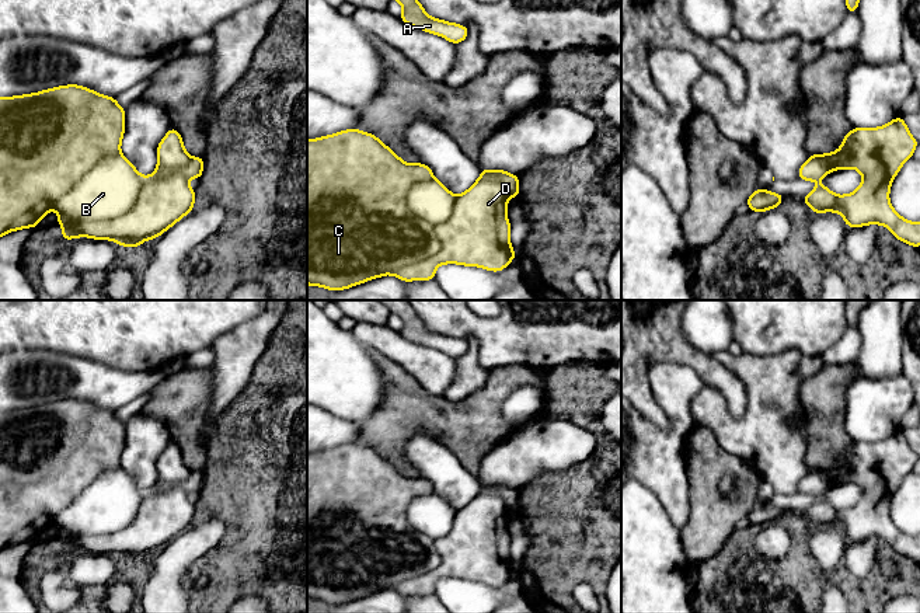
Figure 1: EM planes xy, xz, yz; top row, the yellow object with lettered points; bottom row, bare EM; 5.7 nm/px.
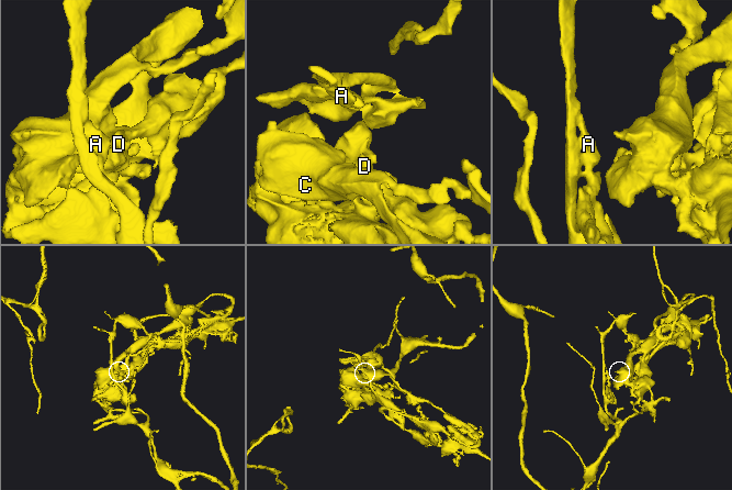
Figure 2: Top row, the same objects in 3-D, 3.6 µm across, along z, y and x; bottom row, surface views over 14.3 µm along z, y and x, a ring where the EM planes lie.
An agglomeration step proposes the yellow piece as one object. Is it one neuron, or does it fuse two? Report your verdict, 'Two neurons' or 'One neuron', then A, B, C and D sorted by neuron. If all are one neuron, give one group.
Two neurons. Groups: A C D / B

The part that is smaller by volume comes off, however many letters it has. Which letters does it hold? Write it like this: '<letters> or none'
B

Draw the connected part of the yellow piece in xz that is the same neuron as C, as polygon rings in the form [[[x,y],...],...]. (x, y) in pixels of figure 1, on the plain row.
[[[346,443],[334,449],[307,454],[307,599],[321,600],[328,605],[344,605],[366,595],[383,589],[394,589],[404,596],[431,595],[435,592],[436,582],[443,578],[459,578],[464,581],[478,581],[488,585],[499,586],[506,582],[518,570],[510,560],[510,537],[508,534],[508,513],[505,502],[495,494],[478,492],[466,506],[459,509],[454,516],[450,532],[442,539],[431,539],[422,533],[415,533],[407,520],[407,506],[411,501],[433,494],[432,484],[421,477],[410,478],[402,476],[391,463],[379,452],[359,443]]]

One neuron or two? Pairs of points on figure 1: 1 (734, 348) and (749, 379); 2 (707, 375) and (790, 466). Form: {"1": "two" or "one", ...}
{"1": "two", "2": "one"}

